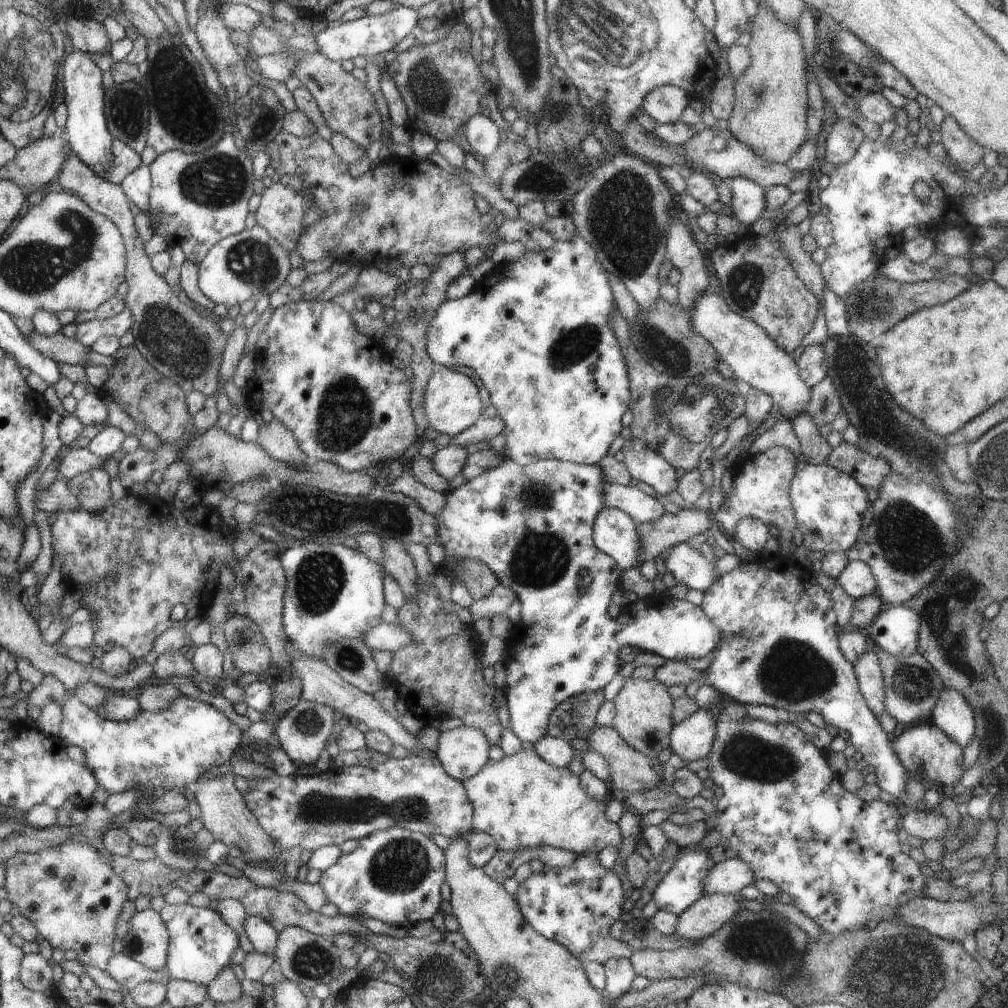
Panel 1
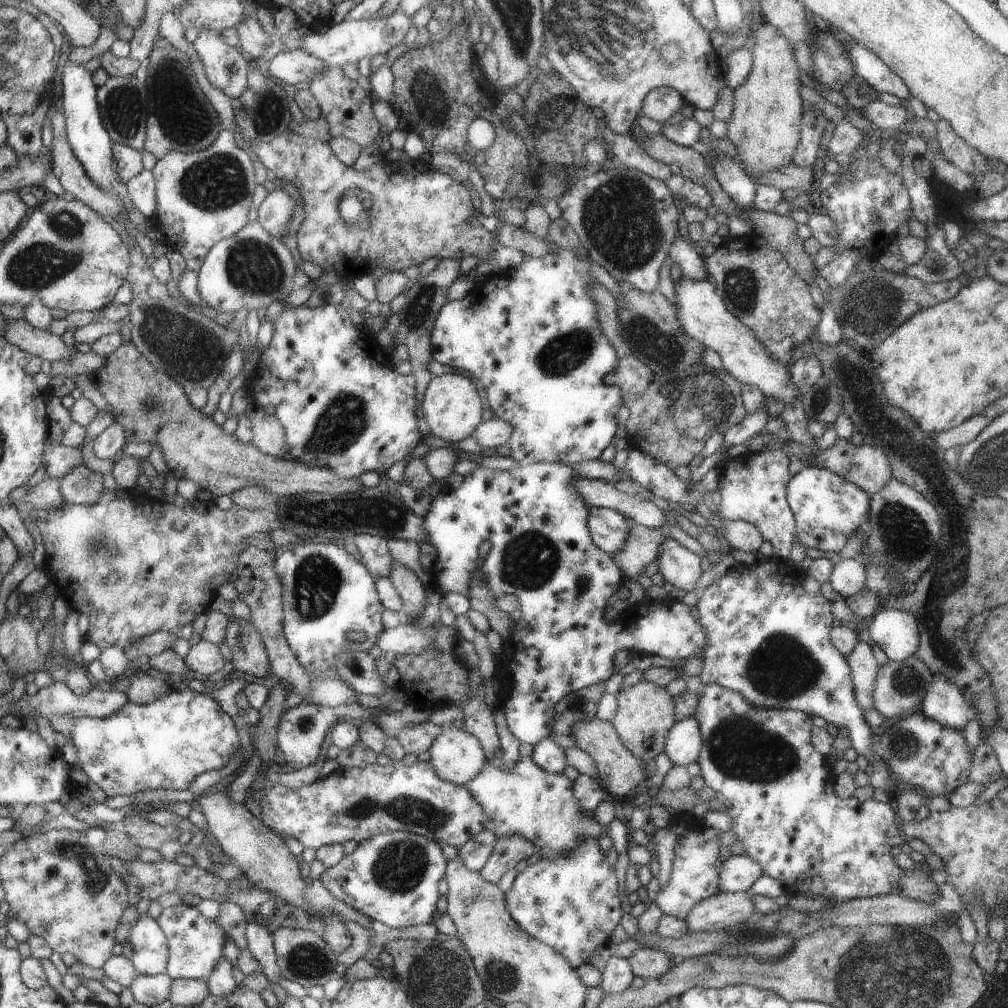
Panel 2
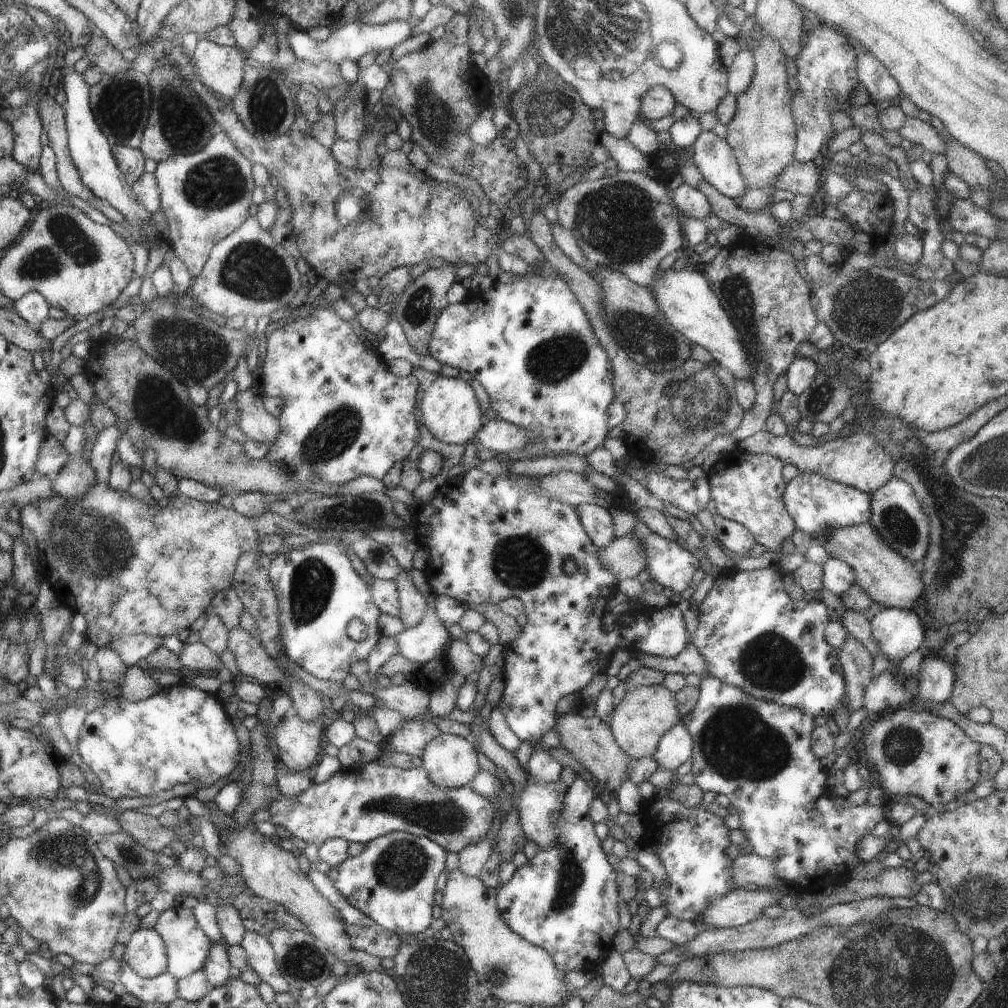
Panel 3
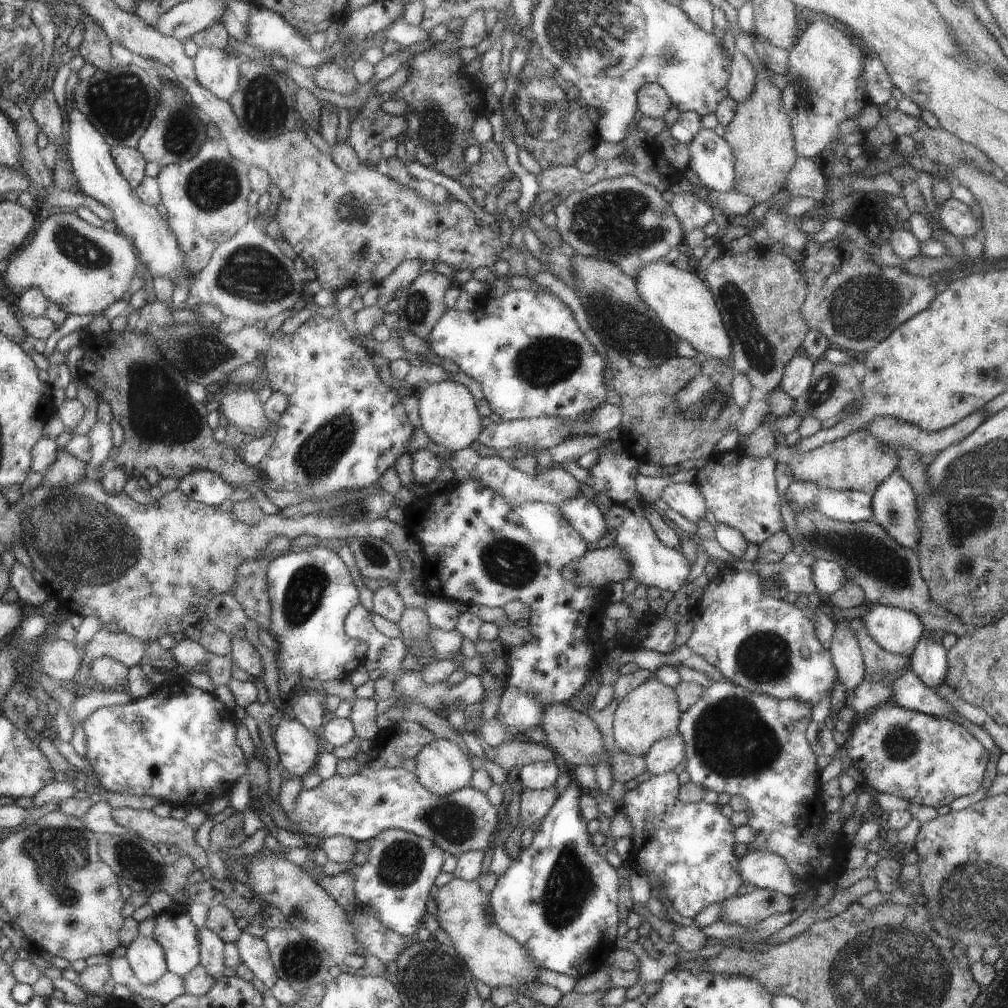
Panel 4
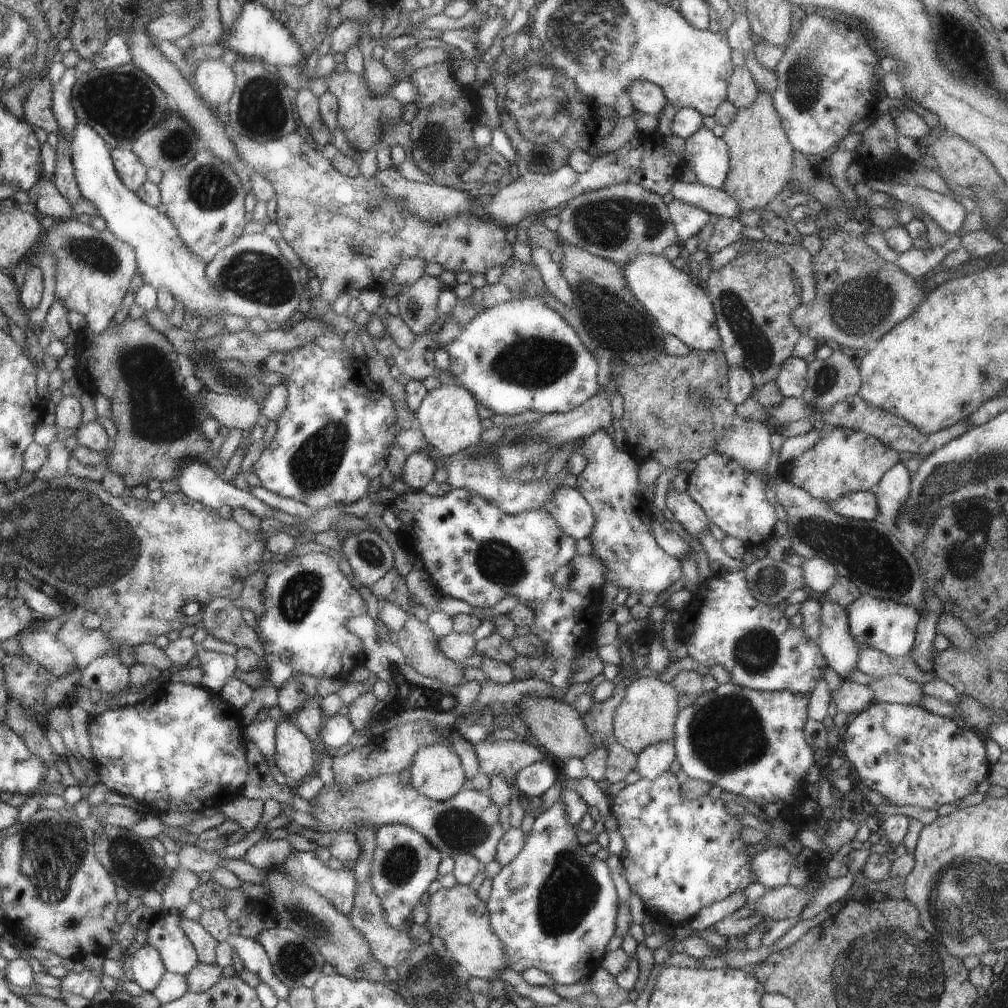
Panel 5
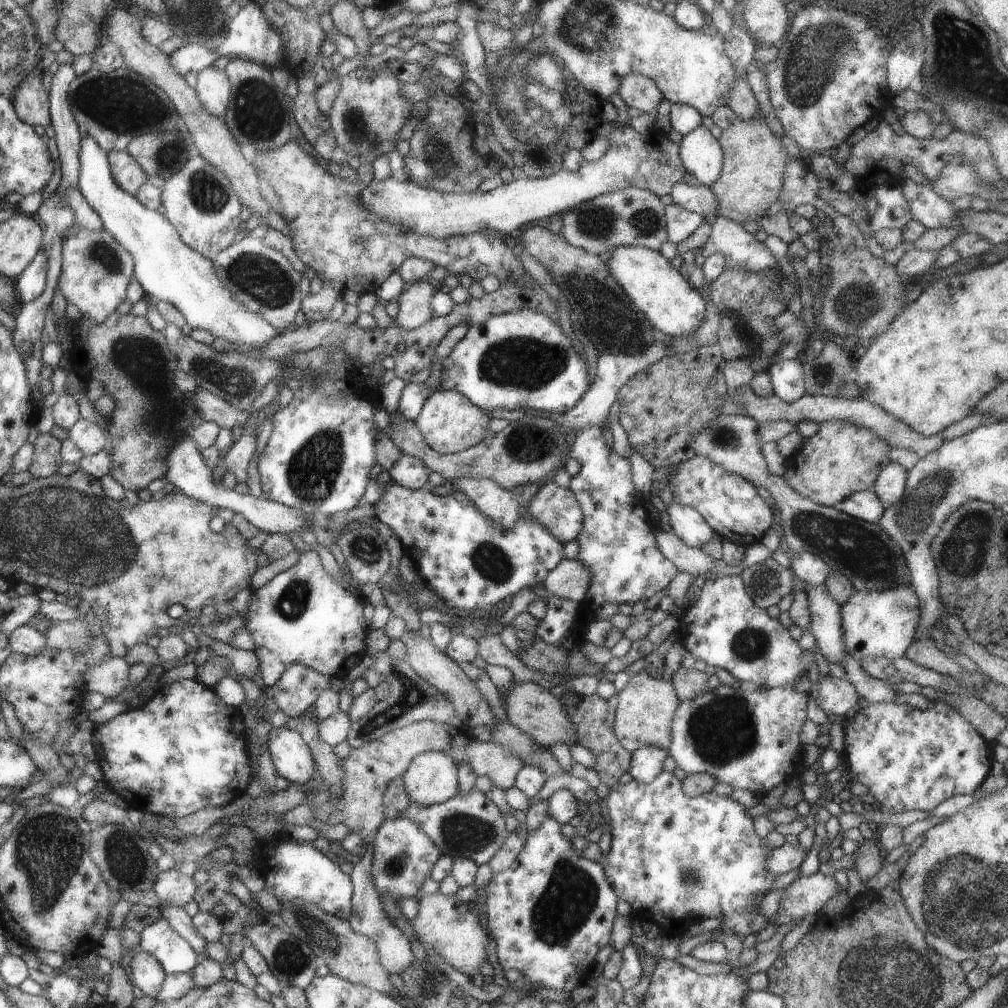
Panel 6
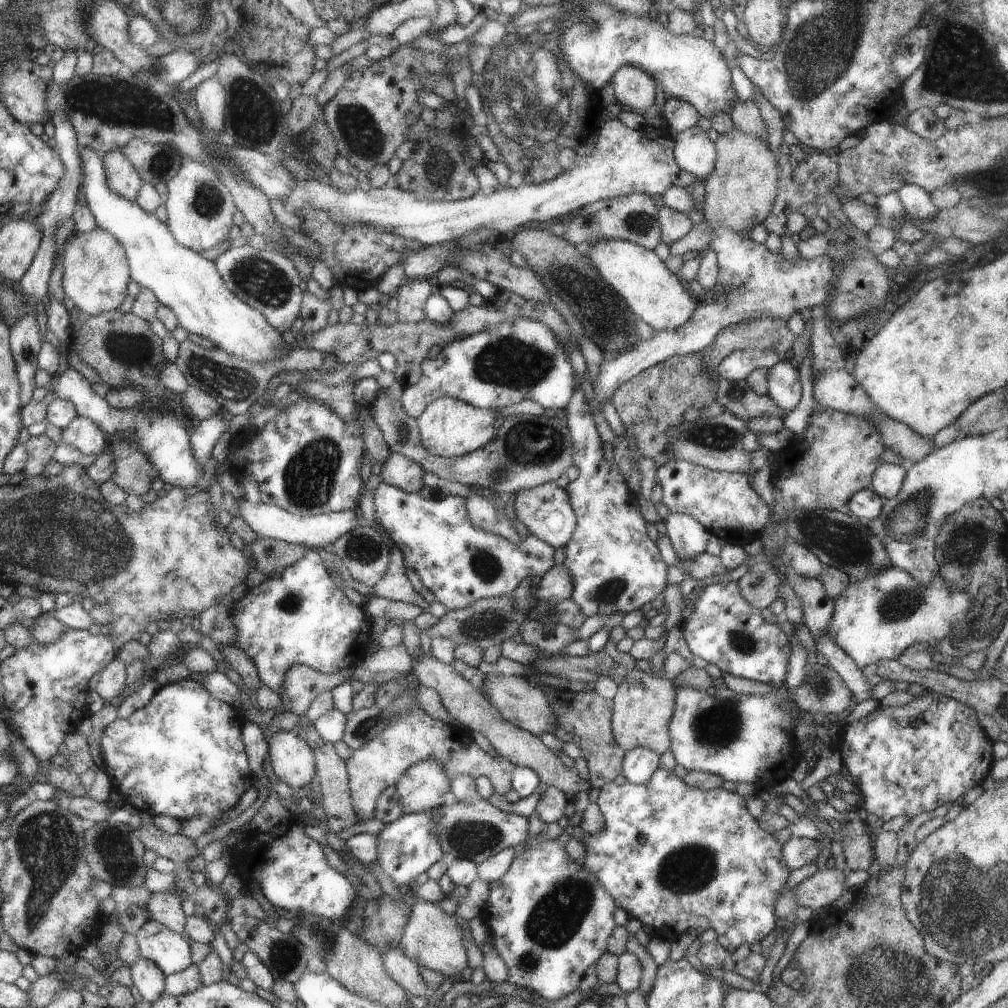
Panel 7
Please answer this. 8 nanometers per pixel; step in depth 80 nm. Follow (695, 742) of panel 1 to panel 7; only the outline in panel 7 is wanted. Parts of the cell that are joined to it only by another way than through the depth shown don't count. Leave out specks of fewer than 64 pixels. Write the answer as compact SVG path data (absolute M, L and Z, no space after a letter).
M640 747L625 751L621 773L629 783L644 784L658 769L660 755L657 752Z

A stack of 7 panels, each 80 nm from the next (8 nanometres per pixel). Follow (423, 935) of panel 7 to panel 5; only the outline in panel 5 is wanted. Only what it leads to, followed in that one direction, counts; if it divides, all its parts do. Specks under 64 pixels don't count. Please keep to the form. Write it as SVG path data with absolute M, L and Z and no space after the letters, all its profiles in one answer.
M457 884L451 889L441 888L431 895L427 906L428 920L426 928L432 936L444 942L448 957L454 962L459 975L491 981L496 972L507 967L503 945L495 935L489 921L489 912L485 902L476 896L476 891L468 885Z

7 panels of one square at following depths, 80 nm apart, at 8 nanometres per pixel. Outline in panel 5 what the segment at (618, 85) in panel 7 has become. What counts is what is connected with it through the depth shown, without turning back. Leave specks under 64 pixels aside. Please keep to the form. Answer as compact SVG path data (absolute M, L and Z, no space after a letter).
M634 81L629 86L629 97L633 108L637 108L646 115L658 116L669 103L660 86L650 81Z

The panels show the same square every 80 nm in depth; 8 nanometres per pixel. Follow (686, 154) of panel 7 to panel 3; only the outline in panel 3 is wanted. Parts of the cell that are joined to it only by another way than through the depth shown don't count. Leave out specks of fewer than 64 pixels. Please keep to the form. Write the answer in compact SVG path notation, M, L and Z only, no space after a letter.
M703 131L687 150L704 180L723 196L738 198L750 190L730 146L714 132Z

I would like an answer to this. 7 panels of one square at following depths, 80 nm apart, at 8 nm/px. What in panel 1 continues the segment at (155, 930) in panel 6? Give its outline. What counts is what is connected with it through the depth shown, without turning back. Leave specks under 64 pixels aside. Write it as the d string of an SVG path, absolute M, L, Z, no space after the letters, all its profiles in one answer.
M189 903L166 904L159 912L170 931L170 952L164 970L170 979L207 984L232 964L232 953L240 946L240 939L216 912Z

